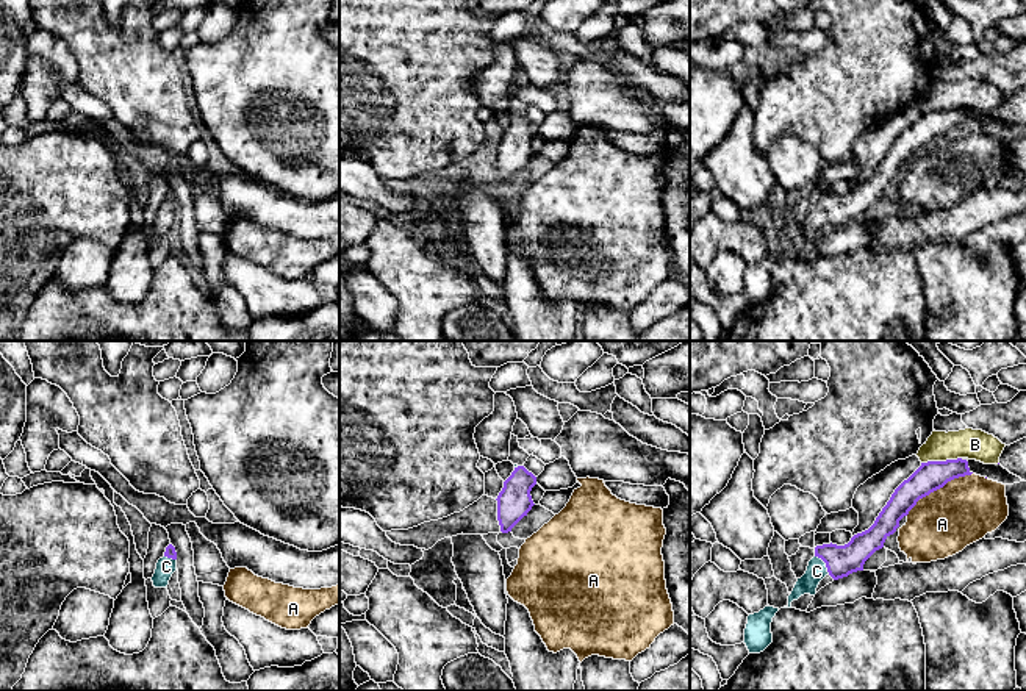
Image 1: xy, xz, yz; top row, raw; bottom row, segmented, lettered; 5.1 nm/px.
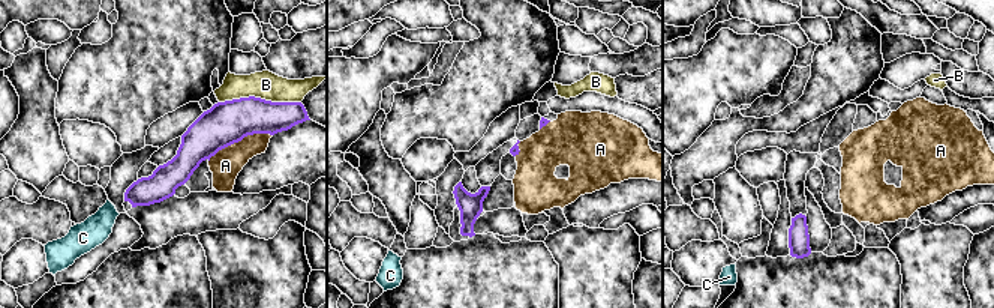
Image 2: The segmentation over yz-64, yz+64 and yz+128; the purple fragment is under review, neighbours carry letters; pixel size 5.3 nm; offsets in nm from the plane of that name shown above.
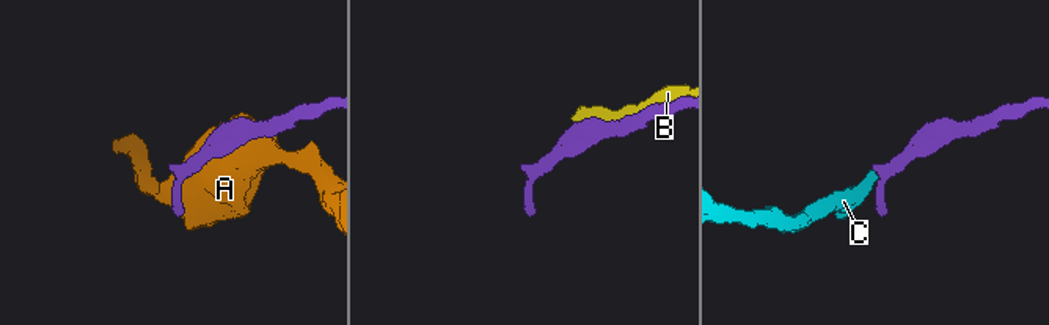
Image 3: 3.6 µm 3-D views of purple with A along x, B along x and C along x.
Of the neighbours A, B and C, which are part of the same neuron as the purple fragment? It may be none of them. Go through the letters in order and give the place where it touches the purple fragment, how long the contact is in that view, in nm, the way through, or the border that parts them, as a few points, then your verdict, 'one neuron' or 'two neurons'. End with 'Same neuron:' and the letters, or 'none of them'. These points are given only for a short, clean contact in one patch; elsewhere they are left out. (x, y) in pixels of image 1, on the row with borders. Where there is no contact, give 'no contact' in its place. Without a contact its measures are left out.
A: meets purple in yz at (937, 488); contact 400 nm long; two neurons
B: meets purple in yz at (940, 461); contact 220 nm long; two neurons
C: meets purple in yz at (825, 562); contact 120 nm long; runs through yz (840, 560), (825, 562), (817, 571); one neuron
Same neuron: C

